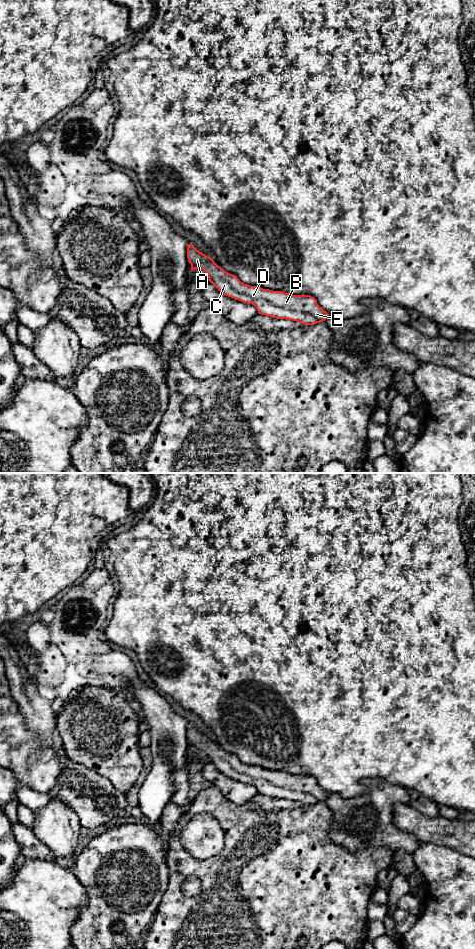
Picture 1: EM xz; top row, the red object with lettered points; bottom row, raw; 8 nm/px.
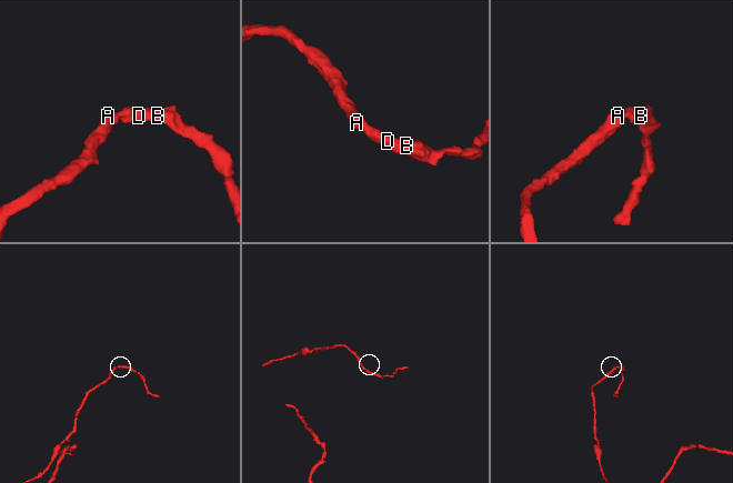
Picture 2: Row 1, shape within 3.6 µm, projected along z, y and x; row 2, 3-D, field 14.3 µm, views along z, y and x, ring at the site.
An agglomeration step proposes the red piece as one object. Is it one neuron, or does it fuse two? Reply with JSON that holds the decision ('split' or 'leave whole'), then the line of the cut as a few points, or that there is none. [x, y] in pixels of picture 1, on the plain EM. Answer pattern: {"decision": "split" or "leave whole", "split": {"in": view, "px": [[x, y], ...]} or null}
{"decision": "leave whole", "split": null}

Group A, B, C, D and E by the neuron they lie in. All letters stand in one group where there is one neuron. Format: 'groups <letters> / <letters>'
groups A B C D E

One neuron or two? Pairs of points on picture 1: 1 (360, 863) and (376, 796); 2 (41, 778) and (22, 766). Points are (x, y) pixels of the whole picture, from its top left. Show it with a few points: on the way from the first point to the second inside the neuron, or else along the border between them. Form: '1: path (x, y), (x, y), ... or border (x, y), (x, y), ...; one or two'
1: border (341, 846), (349, 850), (388, 848); two
2: path (36, 773), (27, 766); one

